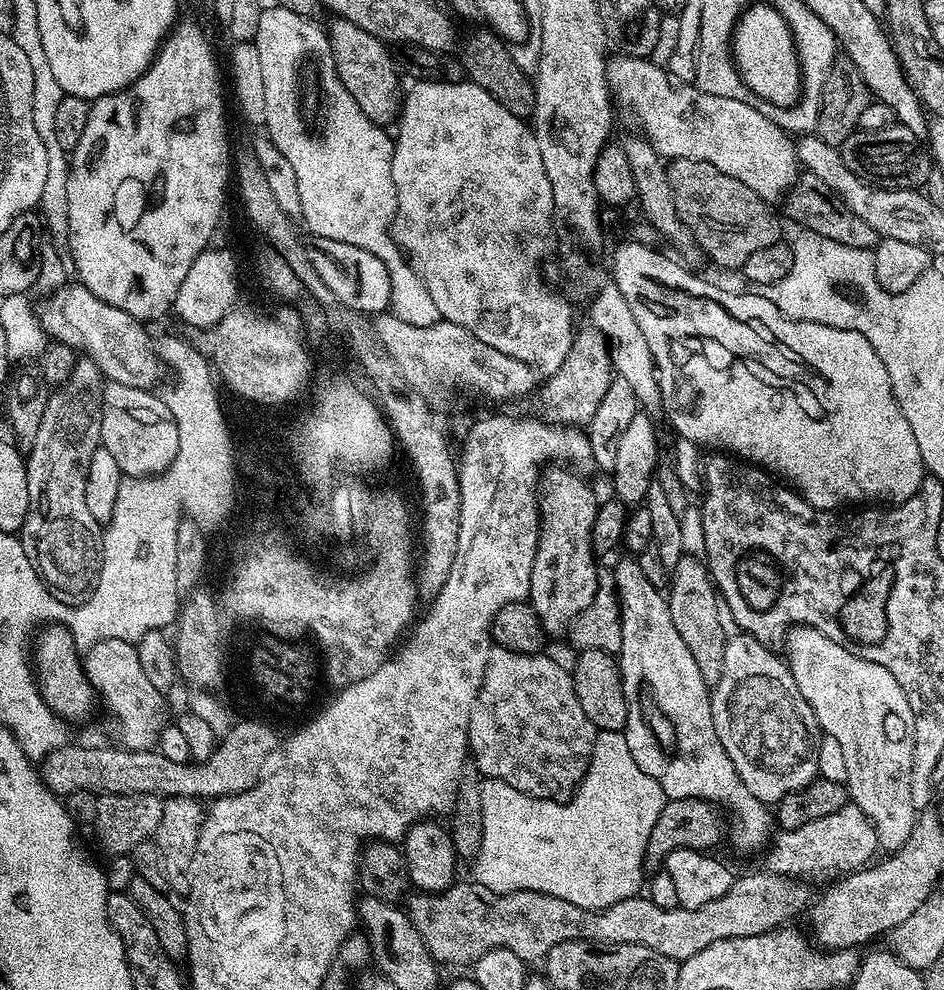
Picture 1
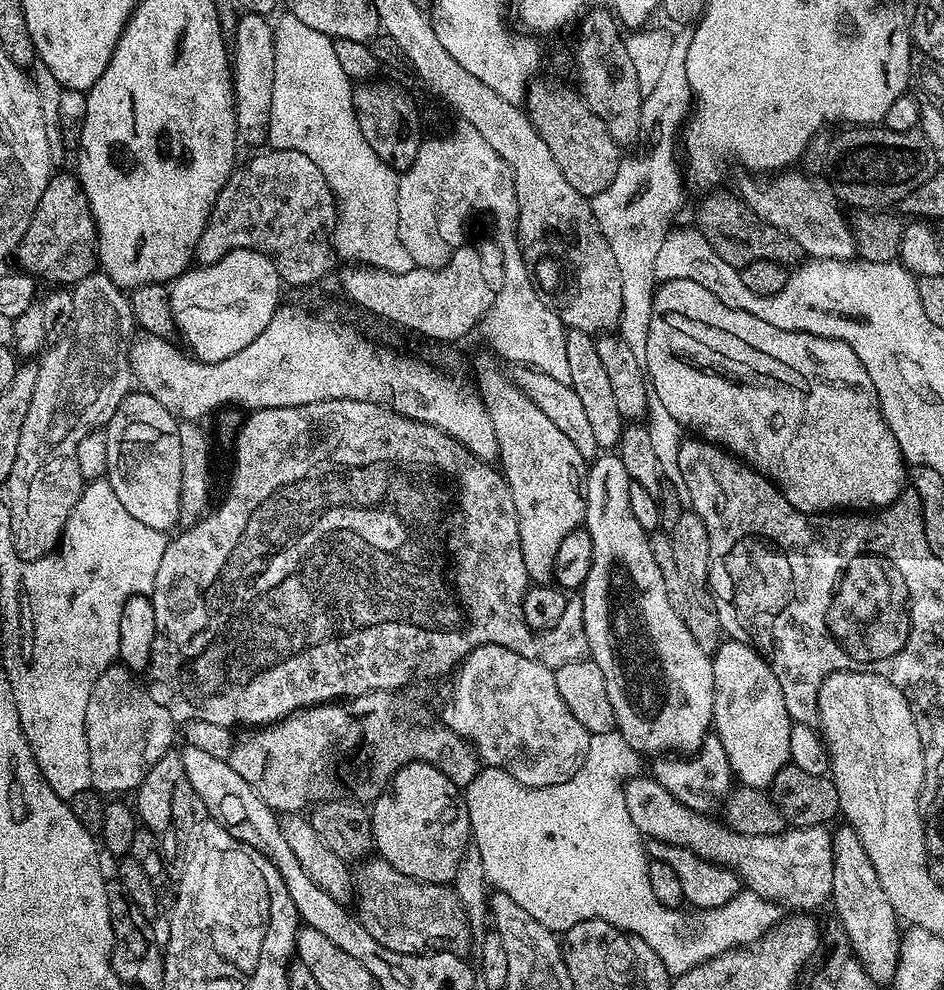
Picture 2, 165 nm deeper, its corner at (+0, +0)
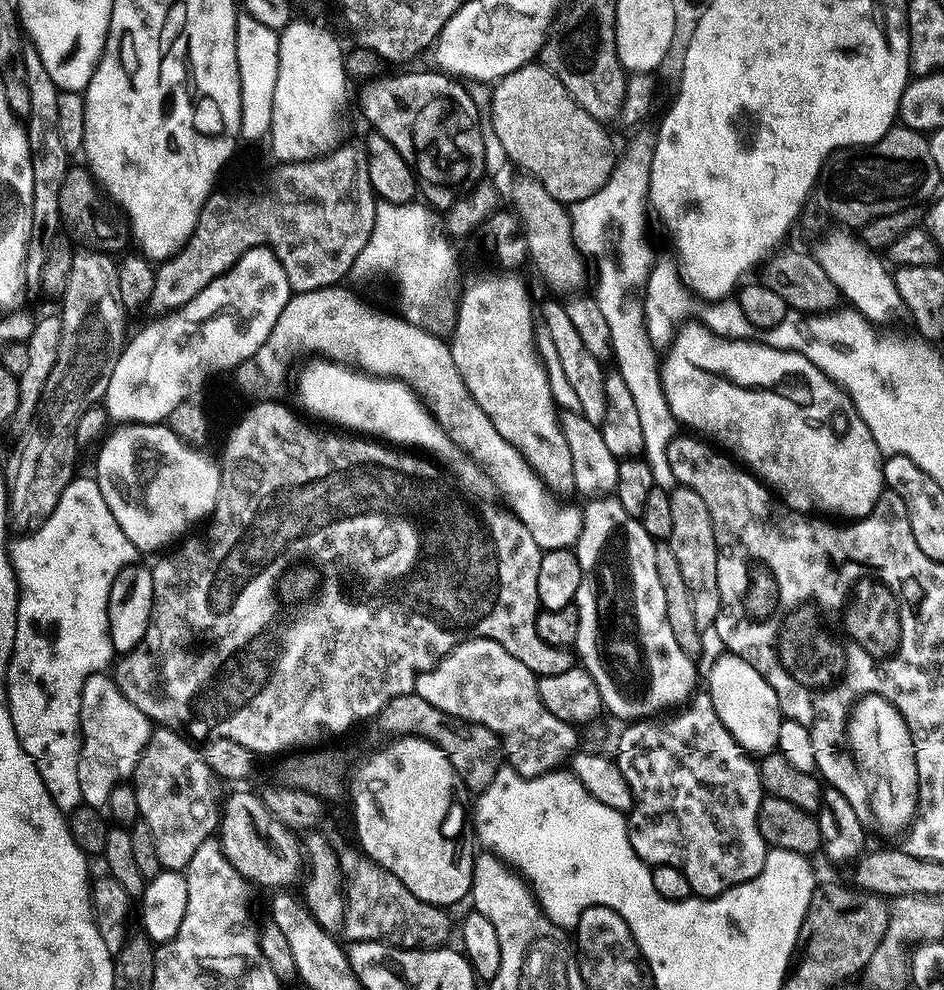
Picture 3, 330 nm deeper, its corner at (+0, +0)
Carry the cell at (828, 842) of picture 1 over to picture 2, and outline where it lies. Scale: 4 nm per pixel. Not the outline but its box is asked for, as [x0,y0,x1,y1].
[623,774,833,912]

